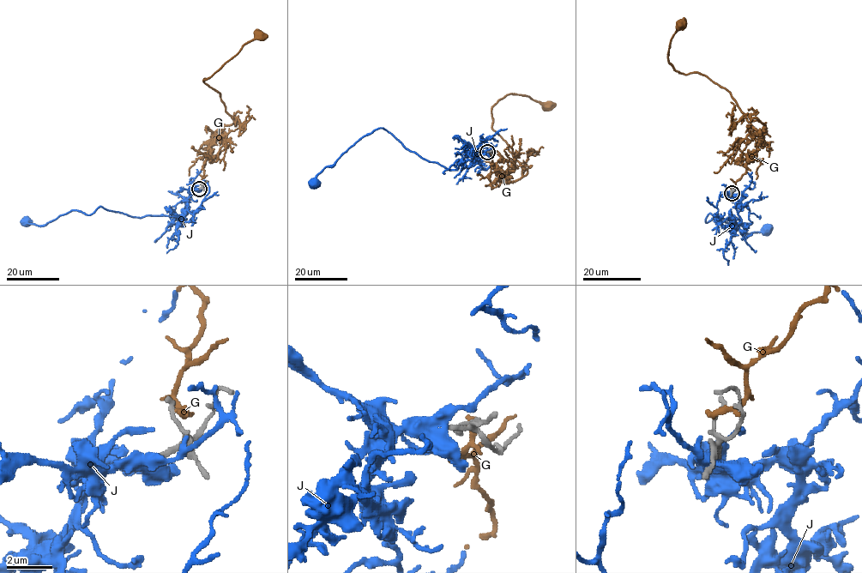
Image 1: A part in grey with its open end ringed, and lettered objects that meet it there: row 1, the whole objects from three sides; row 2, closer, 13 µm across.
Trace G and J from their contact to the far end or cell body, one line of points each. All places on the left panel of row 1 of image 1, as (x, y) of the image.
G: (201, 183), (208, 148), (221, 128), (238, 121), (234, 123), (219, 93), (203, 81), (261, 34)
J: (199, 189), (173, 220), (99, 207), (86, 214), (71, 210), (44, 226), (27, 222)

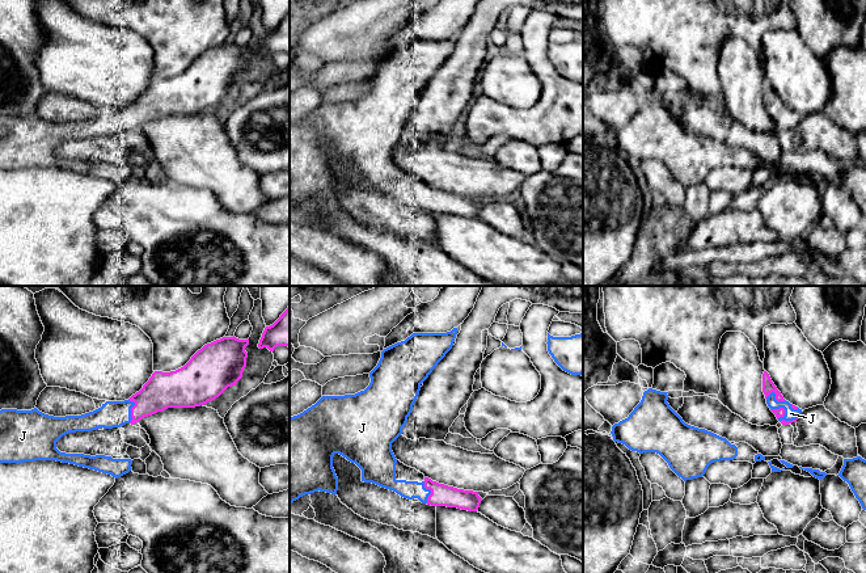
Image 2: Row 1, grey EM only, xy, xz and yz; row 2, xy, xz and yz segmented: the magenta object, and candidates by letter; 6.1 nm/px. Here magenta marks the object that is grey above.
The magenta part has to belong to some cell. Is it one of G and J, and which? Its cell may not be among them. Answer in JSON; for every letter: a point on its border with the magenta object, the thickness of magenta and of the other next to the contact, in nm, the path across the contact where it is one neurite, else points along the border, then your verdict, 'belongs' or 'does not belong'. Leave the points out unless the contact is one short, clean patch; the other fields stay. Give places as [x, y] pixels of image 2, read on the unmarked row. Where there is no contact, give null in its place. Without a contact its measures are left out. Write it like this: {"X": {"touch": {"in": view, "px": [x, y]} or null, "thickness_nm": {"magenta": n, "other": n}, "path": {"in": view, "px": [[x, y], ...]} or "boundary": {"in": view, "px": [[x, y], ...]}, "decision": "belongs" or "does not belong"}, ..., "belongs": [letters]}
{"G": {"touch": null, "decision": "does not belong"}, "J": {"touch": {"in": "xy", "px": [131, 117]}, "thickness_nm": {"magenta": 220, "other": 160}, "decision": "belongs"}, "belongs": ["J"]}

